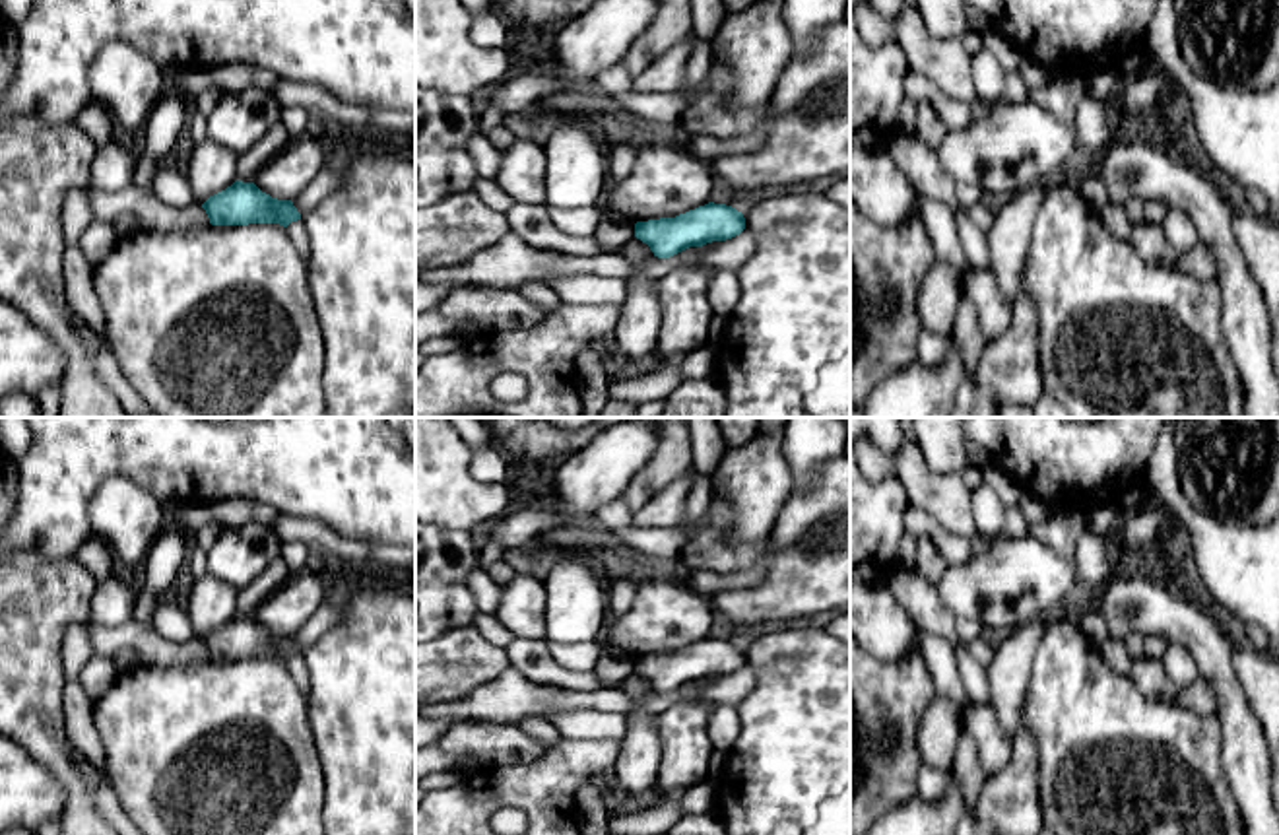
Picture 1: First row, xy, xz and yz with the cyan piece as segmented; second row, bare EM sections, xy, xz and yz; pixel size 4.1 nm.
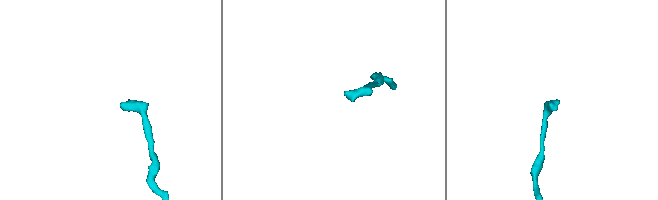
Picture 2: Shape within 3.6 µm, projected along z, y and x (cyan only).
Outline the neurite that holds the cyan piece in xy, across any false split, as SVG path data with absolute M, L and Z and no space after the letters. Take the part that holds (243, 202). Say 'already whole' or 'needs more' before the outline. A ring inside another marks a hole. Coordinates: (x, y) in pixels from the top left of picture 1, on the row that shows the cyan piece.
already whole; M235 181L225 190L210 196L202 208L212 225L279 223L287 227L301 219L291 200L278 200L254 183Z

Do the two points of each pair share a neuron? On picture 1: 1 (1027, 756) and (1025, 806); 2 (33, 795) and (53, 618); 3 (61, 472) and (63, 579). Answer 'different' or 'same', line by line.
1: same
2: different
3: different

